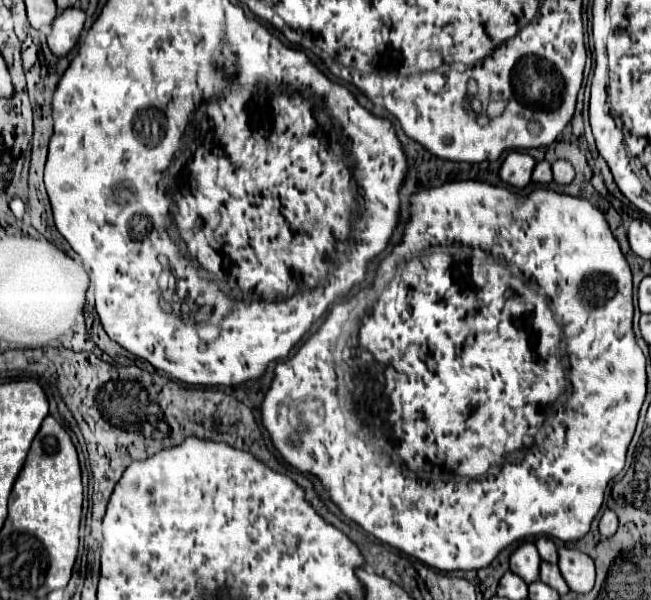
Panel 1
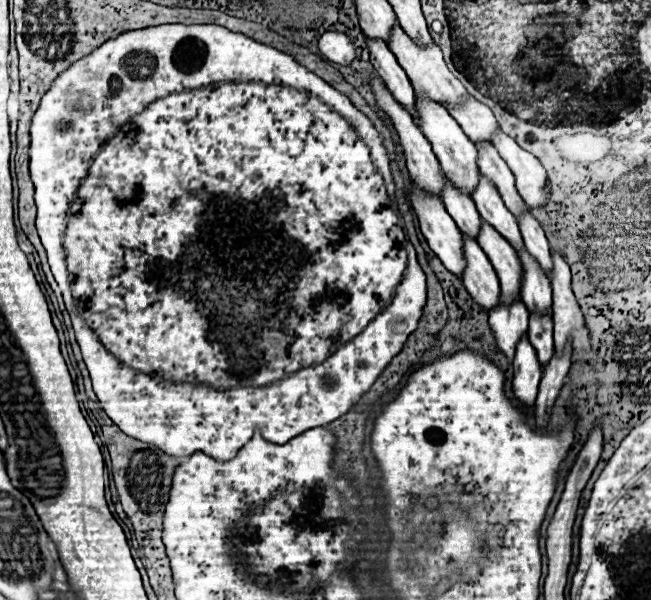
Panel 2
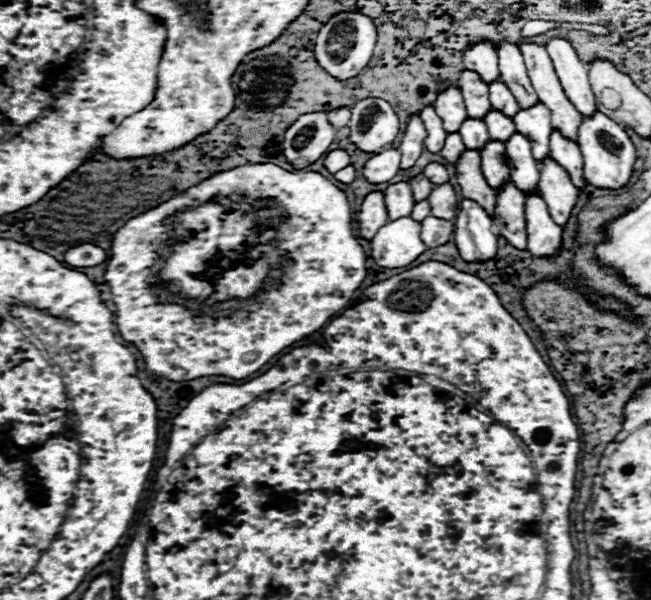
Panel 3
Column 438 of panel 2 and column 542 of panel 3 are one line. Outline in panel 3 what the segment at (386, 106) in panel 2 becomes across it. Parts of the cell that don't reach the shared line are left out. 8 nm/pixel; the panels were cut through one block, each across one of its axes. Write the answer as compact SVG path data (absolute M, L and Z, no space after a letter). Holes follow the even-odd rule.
M552 158L538 164L538 170L540 170L538 188L548 206L548 212L554 218L554 222L558 222L558 226L566 226L568 220L572 218L572 210L576 206L580 192L570 182L566 170L562 170L562 166L558 166Z

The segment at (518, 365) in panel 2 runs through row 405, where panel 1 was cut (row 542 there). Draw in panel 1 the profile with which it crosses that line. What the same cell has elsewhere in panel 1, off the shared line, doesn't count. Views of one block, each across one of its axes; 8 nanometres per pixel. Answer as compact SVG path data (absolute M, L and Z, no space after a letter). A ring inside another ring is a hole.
M522 542L512 554L510 554L510 570L522 576L528 584L538 580L538 566L540 566L540 554L534 546L534 542Z

